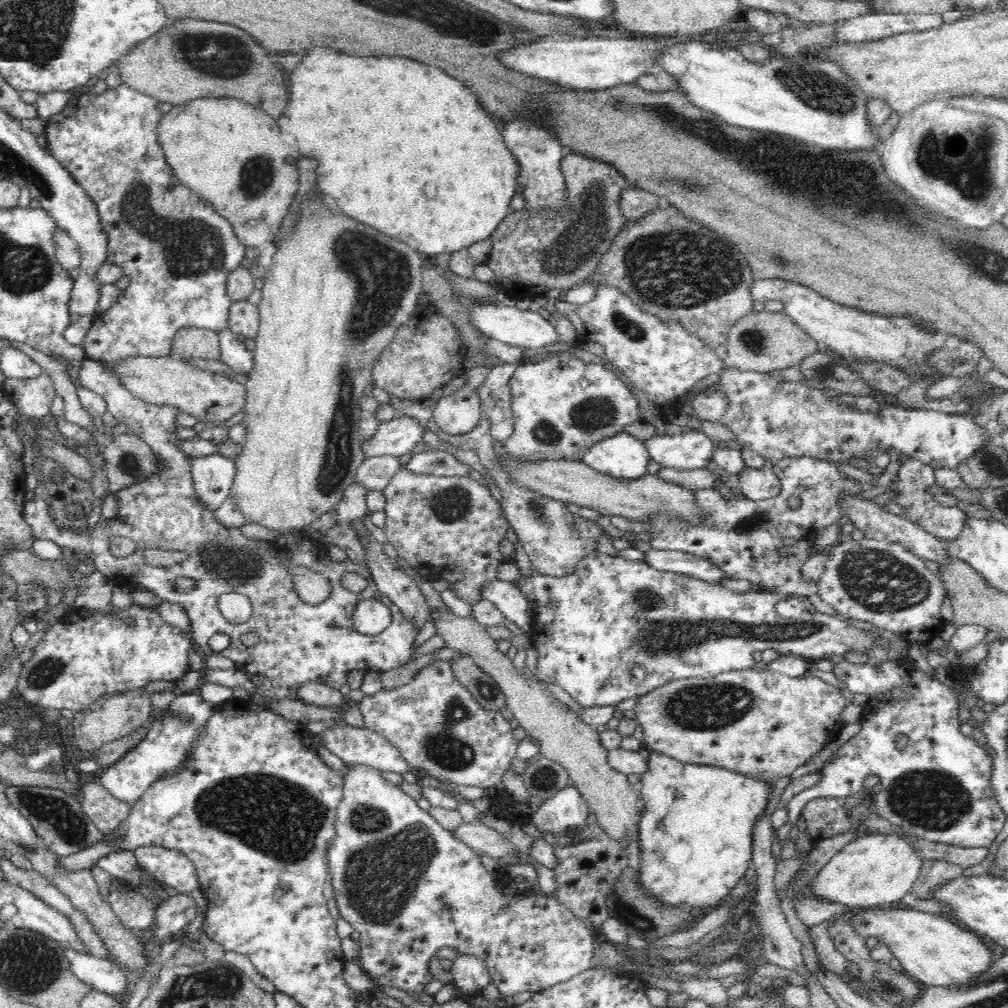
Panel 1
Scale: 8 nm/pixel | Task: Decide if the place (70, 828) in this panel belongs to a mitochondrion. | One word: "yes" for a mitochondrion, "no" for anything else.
yes

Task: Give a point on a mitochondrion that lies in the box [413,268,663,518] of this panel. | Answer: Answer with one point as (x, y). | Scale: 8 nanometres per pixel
(593, 414)

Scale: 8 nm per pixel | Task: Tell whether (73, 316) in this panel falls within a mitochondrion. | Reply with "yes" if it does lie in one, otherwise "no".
no

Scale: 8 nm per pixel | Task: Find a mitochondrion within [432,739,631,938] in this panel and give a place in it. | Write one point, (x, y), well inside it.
(544, 779)

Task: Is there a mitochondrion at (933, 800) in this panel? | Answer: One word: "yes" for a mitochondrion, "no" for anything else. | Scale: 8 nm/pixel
yes

